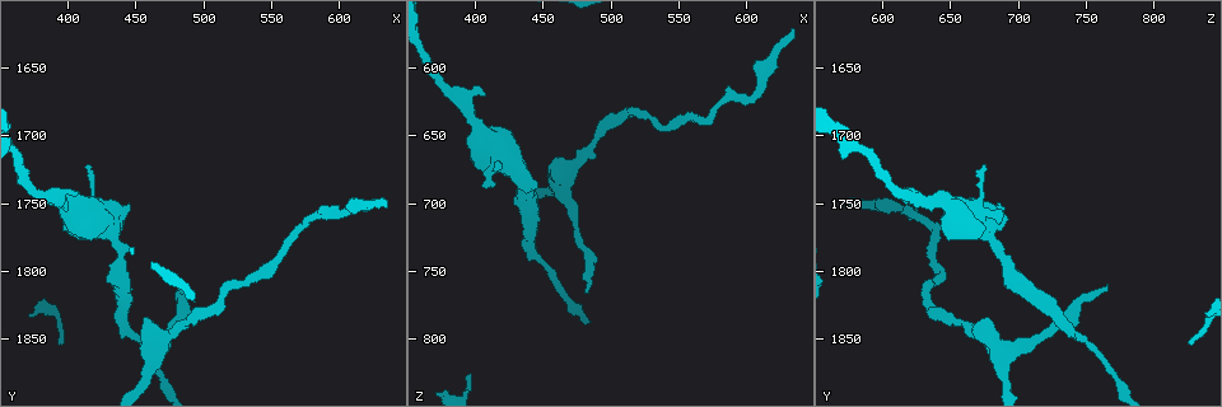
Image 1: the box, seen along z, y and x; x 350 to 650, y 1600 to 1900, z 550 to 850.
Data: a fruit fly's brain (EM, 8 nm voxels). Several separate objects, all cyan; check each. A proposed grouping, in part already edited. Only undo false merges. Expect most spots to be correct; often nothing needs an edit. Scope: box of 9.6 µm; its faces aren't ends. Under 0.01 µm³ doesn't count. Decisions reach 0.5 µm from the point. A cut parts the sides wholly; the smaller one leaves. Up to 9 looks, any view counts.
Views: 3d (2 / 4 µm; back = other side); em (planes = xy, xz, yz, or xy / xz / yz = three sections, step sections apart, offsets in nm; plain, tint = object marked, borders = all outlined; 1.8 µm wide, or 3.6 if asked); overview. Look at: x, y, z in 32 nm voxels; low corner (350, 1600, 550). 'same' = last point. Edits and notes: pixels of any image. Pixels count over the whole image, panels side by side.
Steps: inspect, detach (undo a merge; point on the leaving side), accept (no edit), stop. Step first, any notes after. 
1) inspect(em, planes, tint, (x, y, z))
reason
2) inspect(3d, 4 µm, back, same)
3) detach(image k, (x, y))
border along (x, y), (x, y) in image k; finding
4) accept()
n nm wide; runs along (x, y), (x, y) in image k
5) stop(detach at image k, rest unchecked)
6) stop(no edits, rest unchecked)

inspect(3d, 4 µm, (606, 1756, 620))
abrupt turn

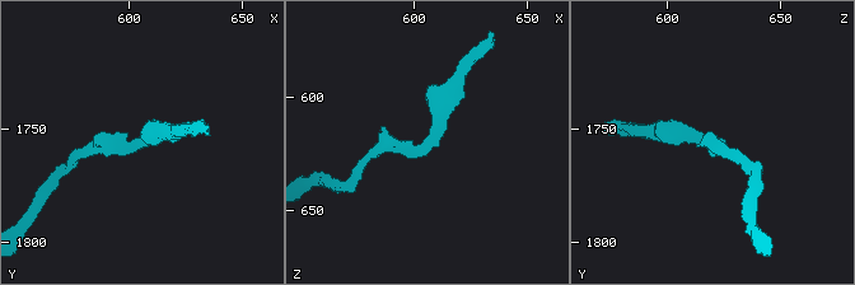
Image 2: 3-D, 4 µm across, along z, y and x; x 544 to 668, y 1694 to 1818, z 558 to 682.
inspect(em, planes, plain, (606, 1757, 622))
arms of 170, 320 nm; now the EM

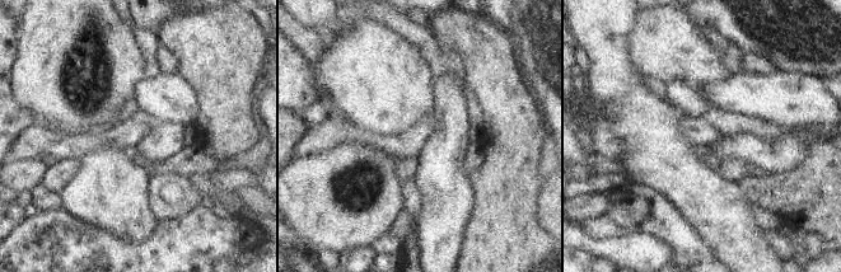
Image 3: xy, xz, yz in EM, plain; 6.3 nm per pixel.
inspect(em, planes, tint, same)

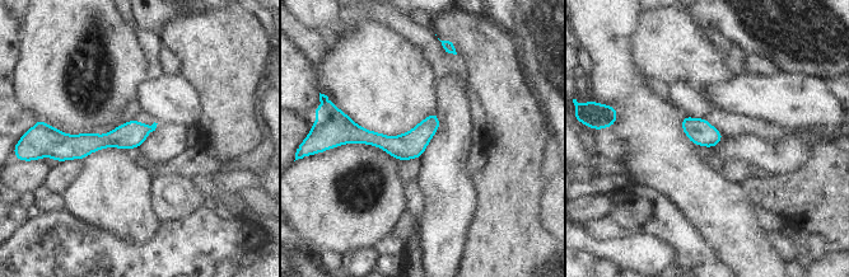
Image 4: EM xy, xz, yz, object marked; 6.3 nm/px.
accept()
runs along (437, 123), (413, 142), (346, 132) in image 4; one neuron here

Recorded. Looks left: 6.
inspect(3d, 4 µm, (466, 1852, 680))
three arms meet

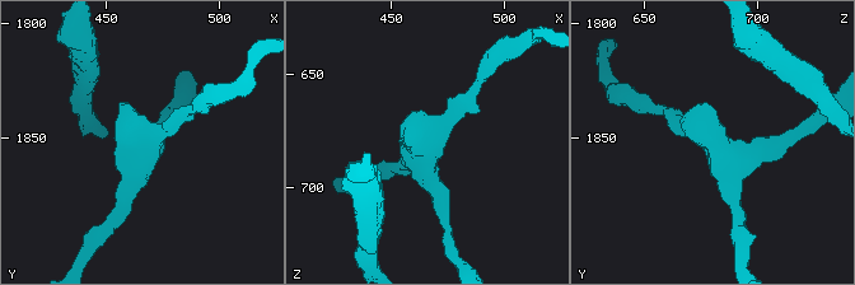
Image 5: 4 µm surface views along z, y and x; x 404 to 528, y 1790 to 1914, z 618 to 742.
inspect(em, 3.6 µm, planes, tint, (466, 1853, 681))

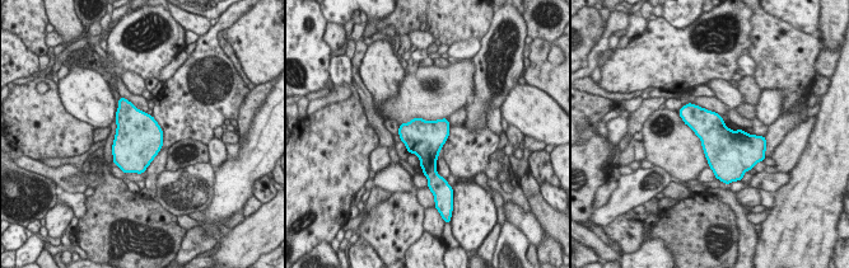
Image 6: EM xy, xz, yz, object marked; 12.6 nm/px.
accept()
all the same neuron

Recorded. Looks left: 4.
inspect(3d, 4 µm, (432, 1774, 678))
thick turns thin

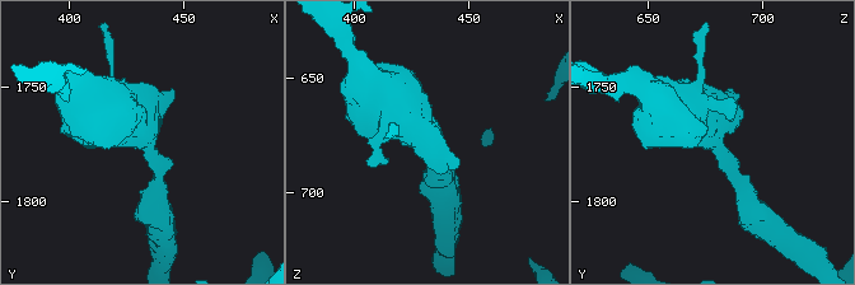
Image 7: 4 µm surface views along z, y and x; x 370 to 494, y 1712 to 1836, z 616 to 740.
inspect(em, 3.6 µm, planes, tint, (433, 1773, 679))

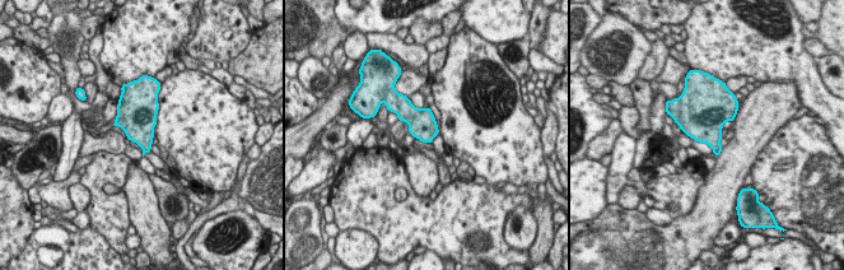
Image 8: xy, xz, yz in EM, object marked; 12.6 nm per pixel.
accept()
all the same neuron

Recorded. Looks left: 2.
inspect(em, planes, tint, (390, 1746, 624))
abrupt turn

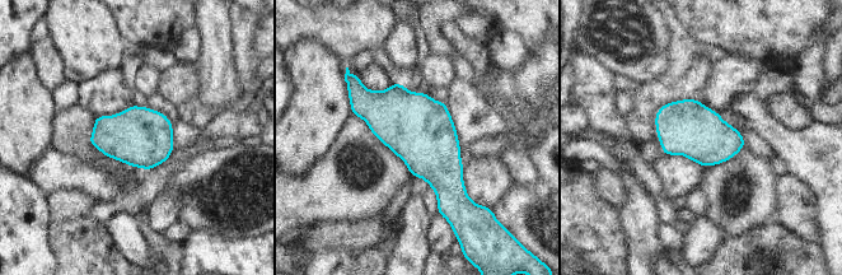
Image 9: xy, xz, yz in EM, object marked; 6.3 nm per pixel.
accept()
continuous, no second neuron

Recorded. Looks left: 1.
stop(no edits, rest unchecked)

